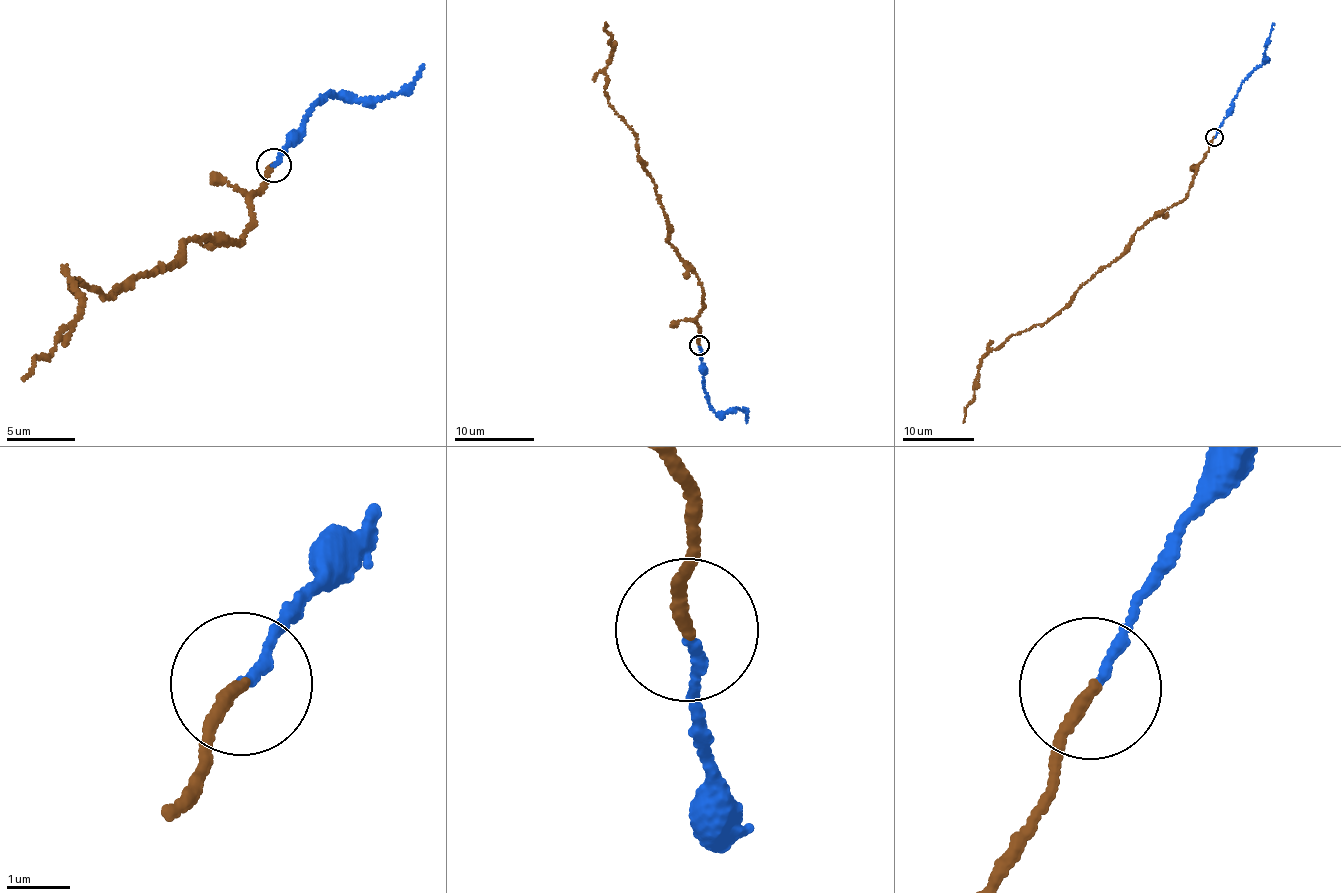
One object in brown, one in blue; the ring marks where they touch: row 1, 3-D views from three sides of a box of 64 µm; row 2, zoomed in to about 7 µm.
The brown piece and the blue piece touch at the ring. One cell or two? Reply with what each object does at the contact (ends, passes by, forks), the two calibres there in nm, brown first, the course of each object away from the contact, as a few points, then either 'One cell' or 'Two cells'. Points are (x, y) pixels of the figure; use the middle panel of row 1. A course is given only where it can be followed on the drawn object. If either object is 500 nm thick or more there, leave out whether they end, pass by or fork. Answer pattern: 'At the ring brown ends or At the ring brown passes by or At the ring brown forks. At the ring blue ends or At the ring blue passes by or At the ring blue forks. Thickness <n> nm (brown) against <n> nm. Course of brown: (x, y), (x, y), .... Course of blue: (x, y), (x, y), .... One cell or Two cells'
At the ring brown ends. At the ring blue ends. Thickness 180 nm (brown) against 150 nm. Course of brown: (698, 344), (696, 319), (705, 306), (695, 273), (671, 247), (634, 133), (608, 101), (614, 49), (606, 22). Course of blue: (698, 346), (702, 384), (715, 412), (723, 414), (742, 409), (746, 415), (746, 423). Two cells

